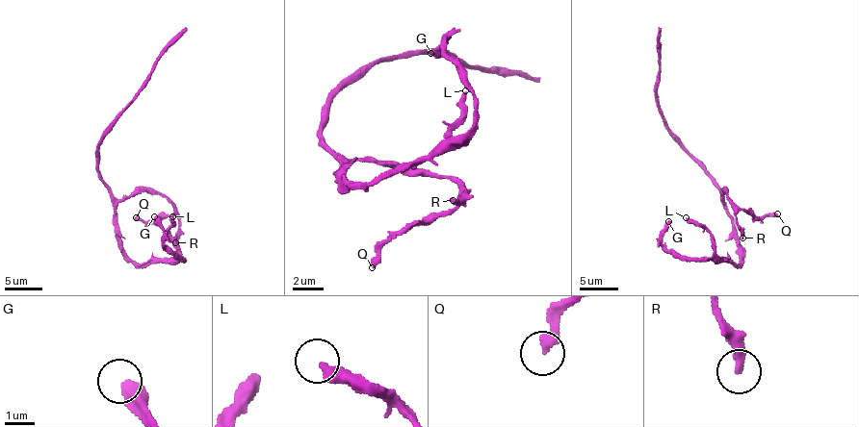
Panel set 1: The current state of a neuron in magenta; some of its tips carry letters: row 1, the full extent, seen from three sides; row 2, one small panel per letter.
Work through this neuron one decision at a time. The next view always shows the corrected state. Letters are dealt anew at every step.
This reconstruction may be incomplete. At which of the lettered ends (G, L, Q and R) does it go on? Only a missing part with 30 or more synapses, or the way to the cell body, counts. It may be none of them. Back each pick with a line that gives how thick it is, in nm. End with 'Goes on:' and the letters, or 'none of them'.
Goes on: none of them

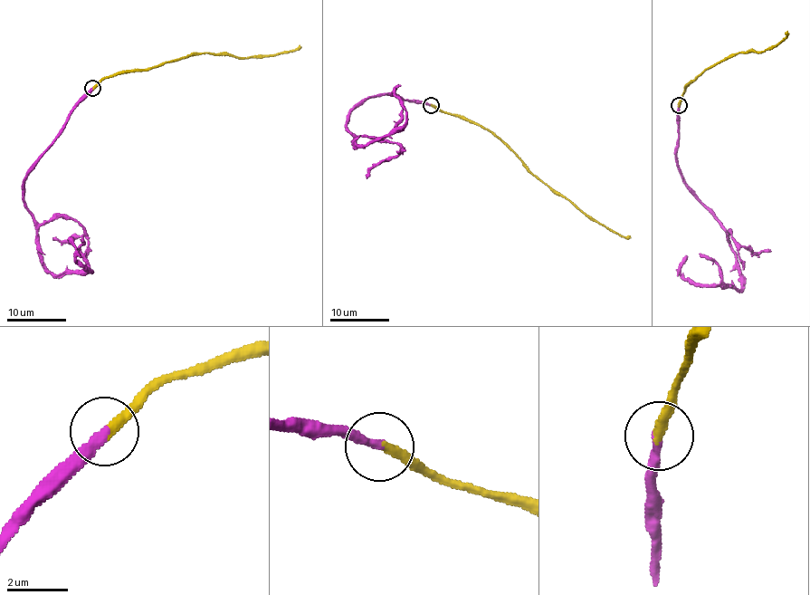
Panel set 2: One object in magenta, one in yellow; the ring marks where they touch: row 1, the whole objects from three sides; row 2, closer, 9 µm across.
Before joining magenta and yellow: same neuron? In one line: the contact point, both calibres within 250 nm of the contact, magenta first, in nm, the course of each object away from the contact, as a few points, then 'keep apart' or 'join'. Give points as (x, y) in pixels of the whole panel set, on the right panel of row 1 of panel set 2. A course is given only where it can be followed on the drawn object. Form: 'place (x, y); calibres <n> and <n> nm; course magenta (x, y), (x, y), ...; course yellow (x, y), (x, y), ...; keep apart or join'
place (679, 105); calibres 320 and 320 nm; course magenta (680, 106), (677, 169), (725, 231), (741, 289), (694, 285), (680, 273), (685, 256); course yellow (680, 106), (688, 84), (697, 76), (735, 53), (771, 49), (782, 41), (786, 32); join

